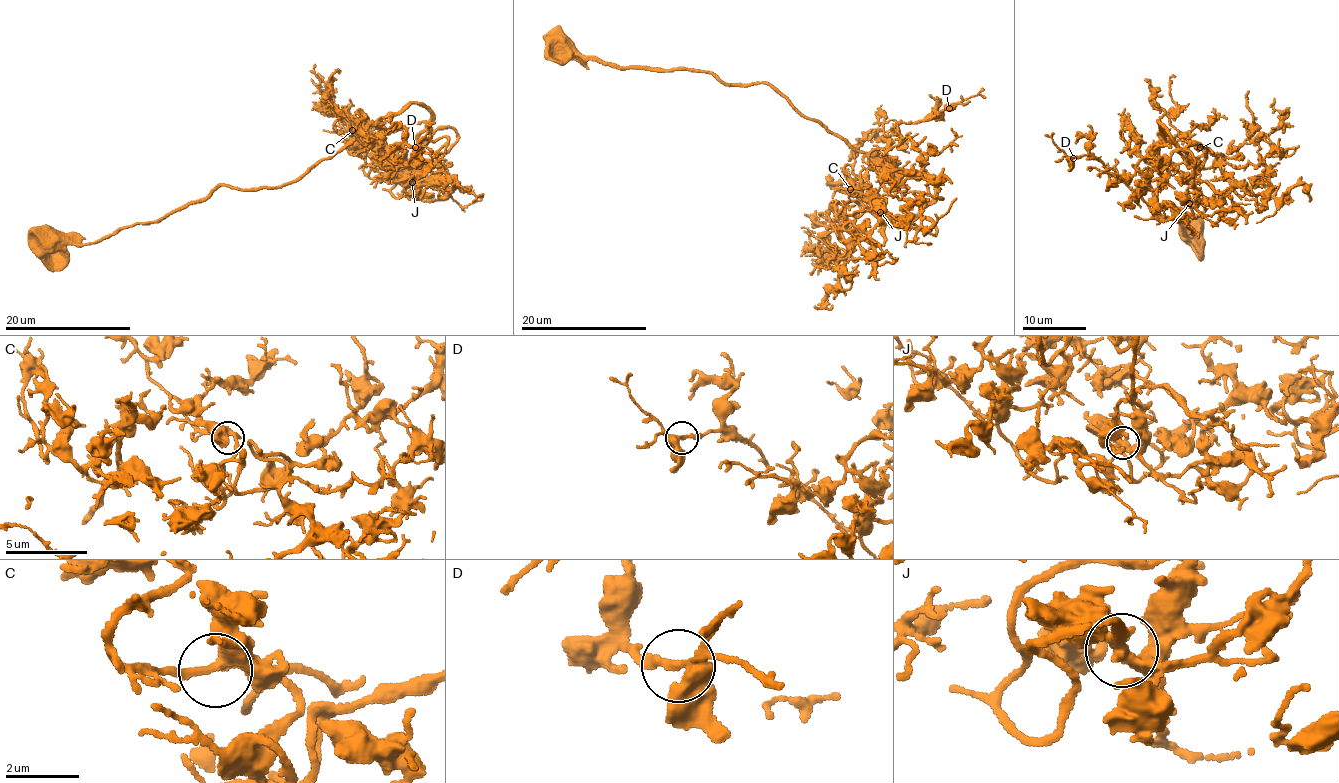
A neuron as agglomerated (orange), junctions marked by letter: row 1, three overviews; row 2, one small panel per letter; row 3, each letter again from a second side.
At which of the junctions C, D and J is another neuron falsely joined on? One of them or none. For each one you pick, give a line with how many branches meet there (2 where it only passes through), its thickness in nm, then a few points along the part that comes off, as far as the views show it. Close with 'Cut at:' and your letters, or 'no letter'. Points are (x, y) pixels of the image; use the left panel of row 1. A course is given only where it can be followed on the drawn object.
Cut at: no letter

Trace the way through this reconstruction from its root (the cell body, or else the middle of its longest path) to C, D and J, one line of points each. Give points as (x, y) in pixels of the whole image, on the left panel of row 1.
C: (48, 238), (92, 244), (159, 222), (219, 186), (280, 188), (344, 147), (359, 121), (352, 130)
D: (48, 238), (92, 244), (219, 186), (280, 188), (358, 136), (391, 157), (391, 178), (381, 161), (414, 147)
J: (48, 238), (92, 244), (219, 186), (280, 188), (344, 147), (359, 121), (380, 156), (421, 163), (412, 182)

